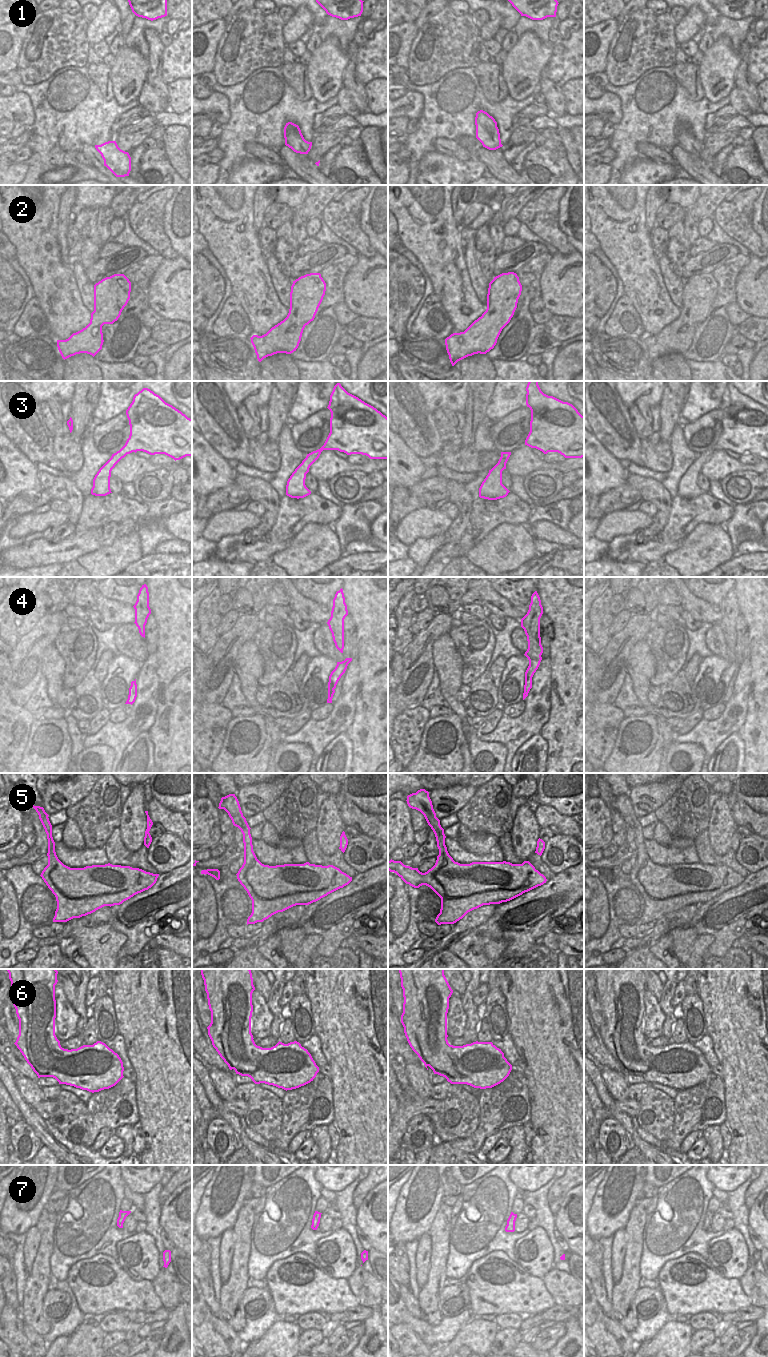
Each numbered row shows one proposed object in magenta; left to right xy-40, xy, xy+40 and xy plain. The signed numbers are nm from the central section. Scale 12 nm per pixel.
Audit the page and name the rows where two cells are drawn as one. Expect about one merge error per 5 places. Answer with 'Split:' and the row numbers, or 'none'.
Split: none

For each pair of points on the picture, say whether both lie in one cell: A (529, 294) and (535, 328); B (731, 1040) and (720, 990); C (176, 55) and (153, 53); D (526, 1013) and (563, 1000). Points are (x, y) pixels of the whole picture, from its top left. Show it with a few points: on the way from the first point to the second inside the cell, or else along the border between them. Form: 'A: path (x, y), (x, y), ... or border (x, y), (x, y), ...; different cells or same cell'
A: path (524, 302), (524, 317), (527, 320); same cell
B: path (731, 1028), (731, 1002); same cell
C: border (164, 46), (161, 65), (163, 78); different cells
D: path (537, 1013), (556, 1013), (558, 1011); same cell

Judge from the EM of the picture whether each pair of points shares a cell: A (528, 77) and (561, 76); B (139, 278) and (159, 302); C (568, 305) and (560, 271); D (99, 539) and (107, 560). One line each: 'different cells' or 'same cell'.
A: different cells
B: different cells
C: same cell
D: different cells

